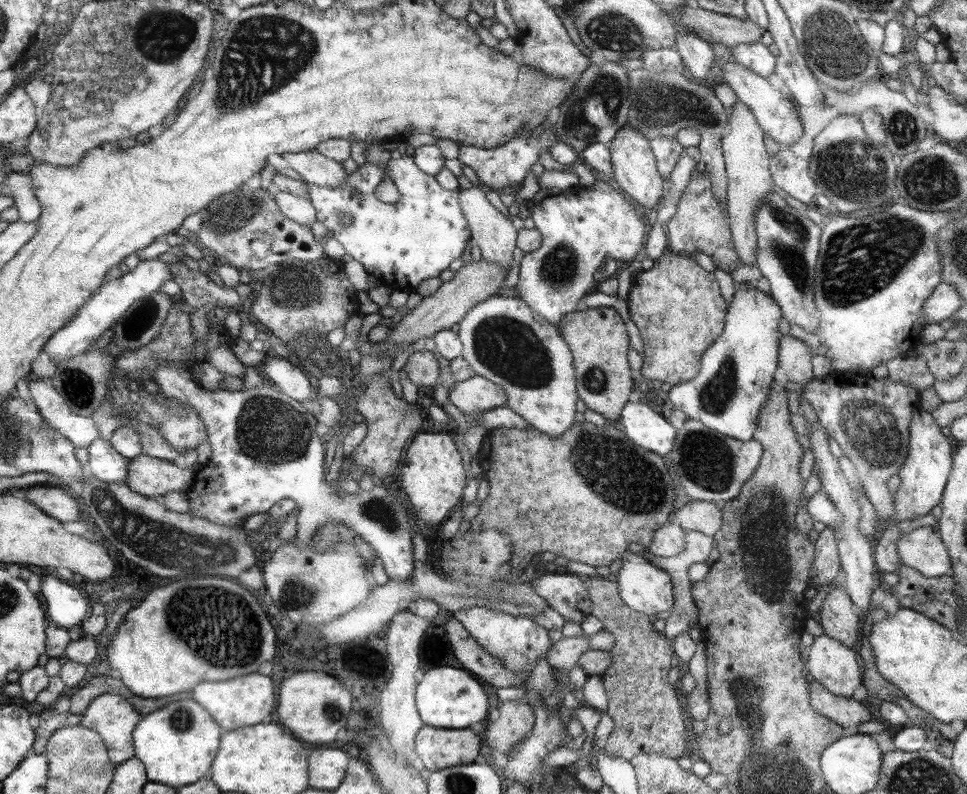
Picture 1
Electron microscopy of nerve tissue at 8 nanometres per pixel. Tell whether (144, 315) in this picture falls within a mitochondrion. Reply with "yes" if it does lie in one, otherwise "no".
yes

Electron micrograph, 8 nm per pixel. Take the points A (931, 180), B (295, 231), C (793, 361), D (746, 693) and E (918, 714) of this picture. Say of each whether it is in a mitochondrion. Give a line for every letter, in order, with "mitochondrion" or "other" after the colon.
A: mitochondrion
B: other
C: other
D: mitochondrion
E: other

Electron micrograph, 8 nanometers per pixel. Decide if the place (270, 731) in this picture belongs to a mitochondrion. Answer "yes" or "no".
no

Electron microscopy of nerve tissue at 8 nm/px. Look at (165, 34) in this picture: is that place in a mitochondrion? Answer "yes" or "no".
yes

